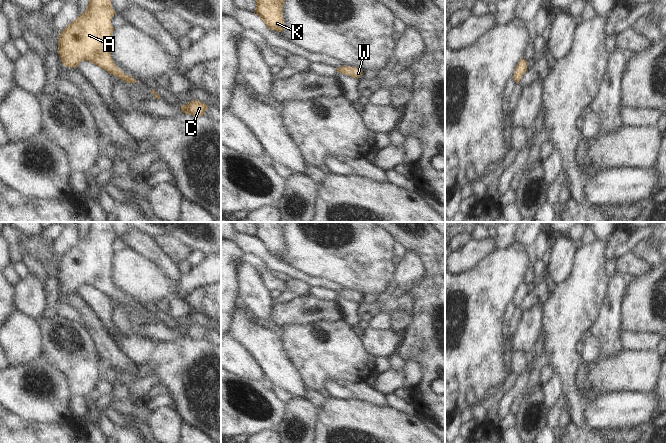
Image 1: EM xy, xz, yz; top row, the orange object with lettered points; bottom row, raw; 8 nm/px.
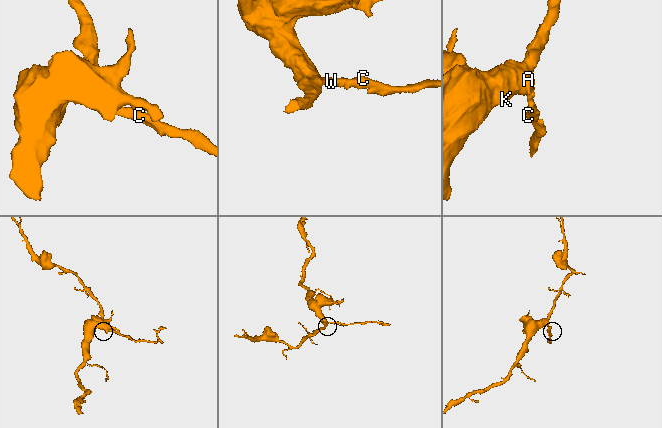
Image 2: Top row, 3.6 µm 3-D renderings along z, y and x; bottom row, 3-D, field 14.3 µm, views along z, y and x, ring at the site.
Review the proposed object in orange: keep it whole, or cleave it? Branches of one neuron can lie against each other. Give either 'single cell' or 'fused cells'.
single cell

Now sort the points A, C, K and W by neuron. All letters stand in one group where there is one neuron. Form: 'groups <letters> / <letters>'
groups A C K W

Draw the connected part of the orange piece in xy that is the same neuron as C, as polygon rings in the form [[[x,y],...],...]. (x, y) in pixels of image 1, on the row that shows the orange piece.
[[[193,100],[190,101],[187,105],[181,105],[181,110],[183,113],[193,116],[203,116],[208,107],[208,105],[200,101]]]

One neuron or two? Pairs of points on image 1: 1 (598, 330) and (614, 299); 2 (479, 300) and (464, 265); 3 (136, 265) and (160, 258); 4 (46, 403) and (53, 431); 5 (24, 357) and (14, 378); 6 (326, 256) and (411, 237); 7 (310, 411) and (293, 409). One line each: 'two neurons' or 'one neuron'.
1: one neuron
2: two neurons
3: two neurons
4: two neurons
5: two neurons
6: two neurons
7: one neuron

